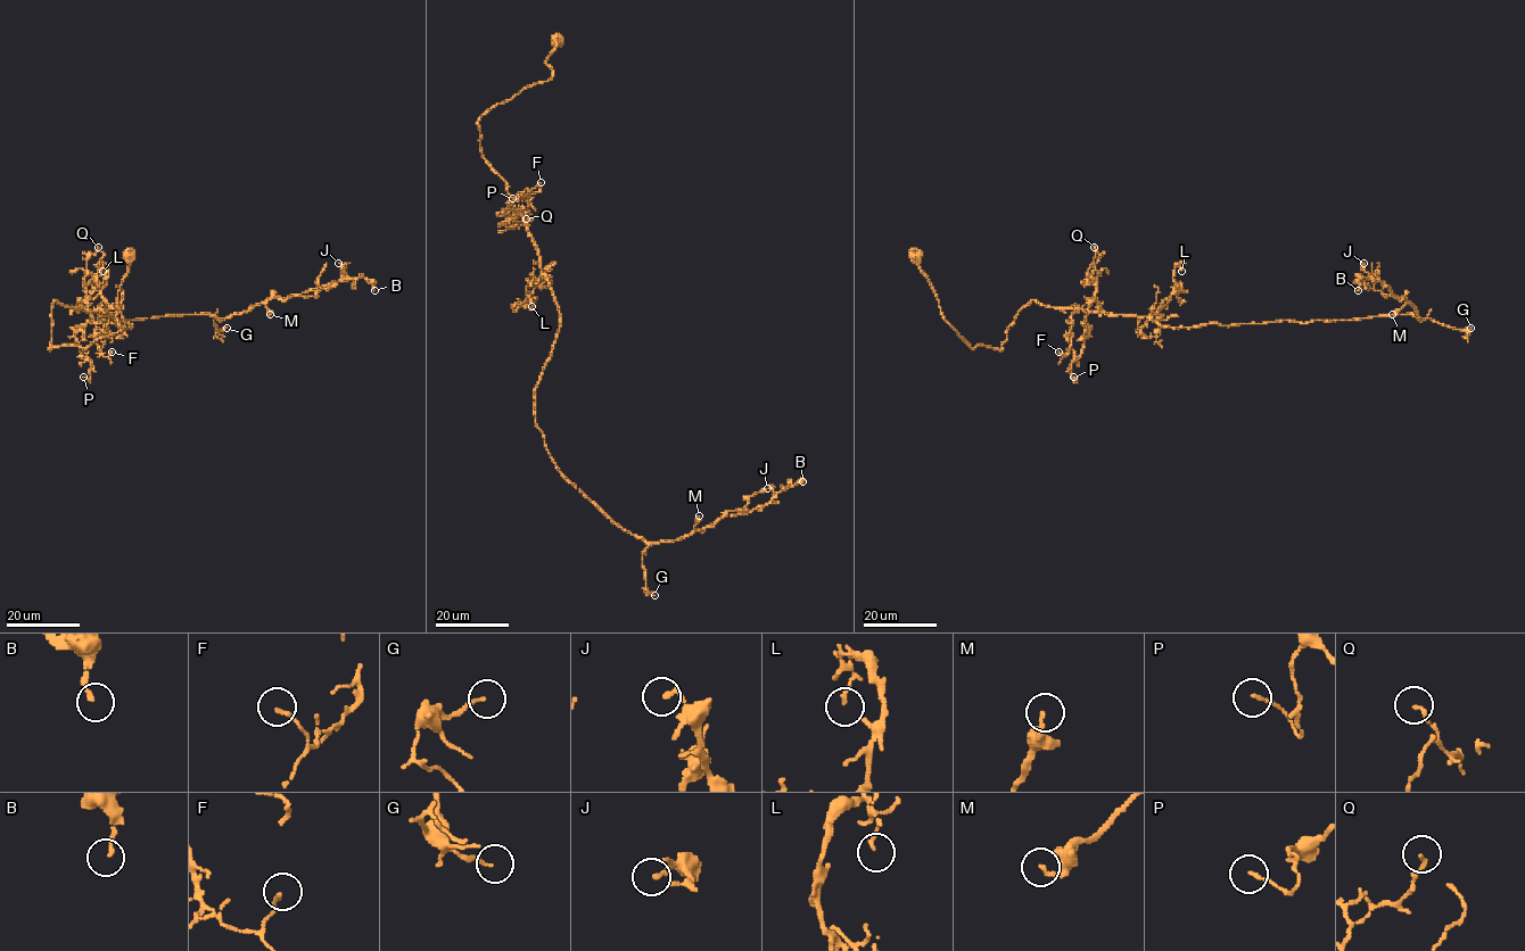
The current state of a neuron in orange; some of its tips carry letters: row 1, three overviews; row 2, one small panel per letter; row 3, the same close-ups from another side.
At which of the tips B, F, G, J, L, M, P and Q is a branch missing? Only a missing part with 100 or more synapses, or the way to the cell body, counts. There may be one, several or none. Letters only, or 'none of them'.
none of them

